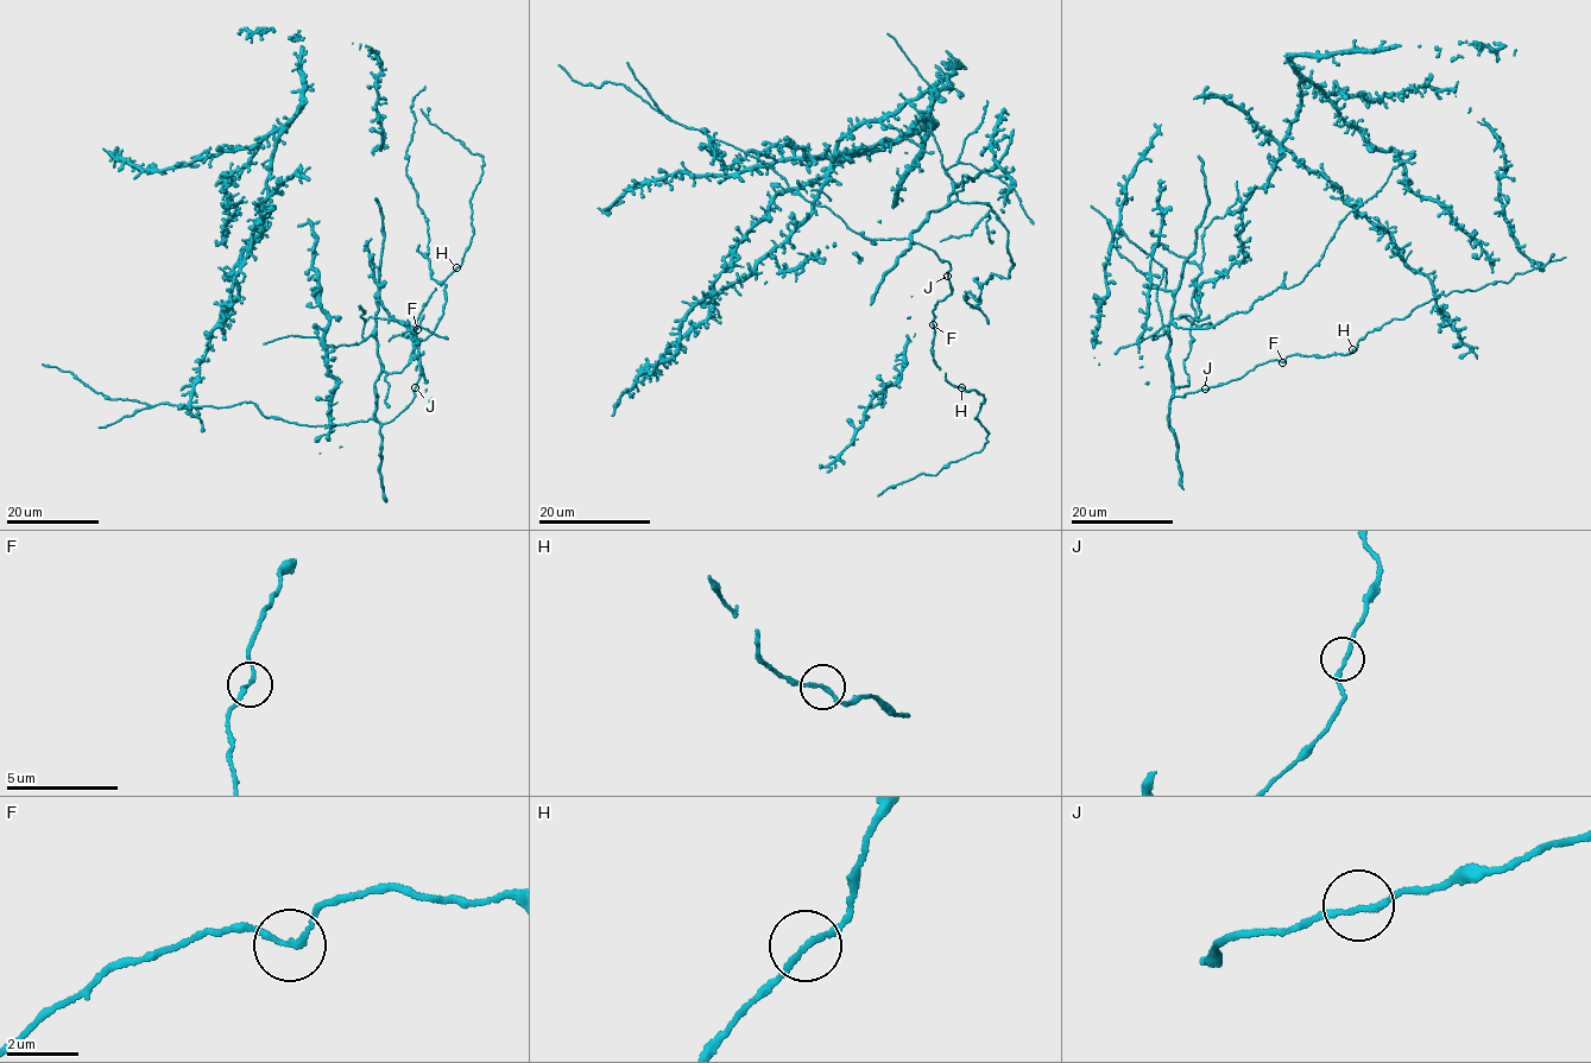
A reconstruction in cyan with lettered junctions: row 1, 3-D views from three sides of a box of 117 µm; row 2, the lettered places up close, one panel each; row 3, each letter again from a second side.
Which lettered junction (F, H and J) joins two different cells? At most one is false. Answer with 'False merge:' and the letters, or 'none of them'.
False merge: none of them

